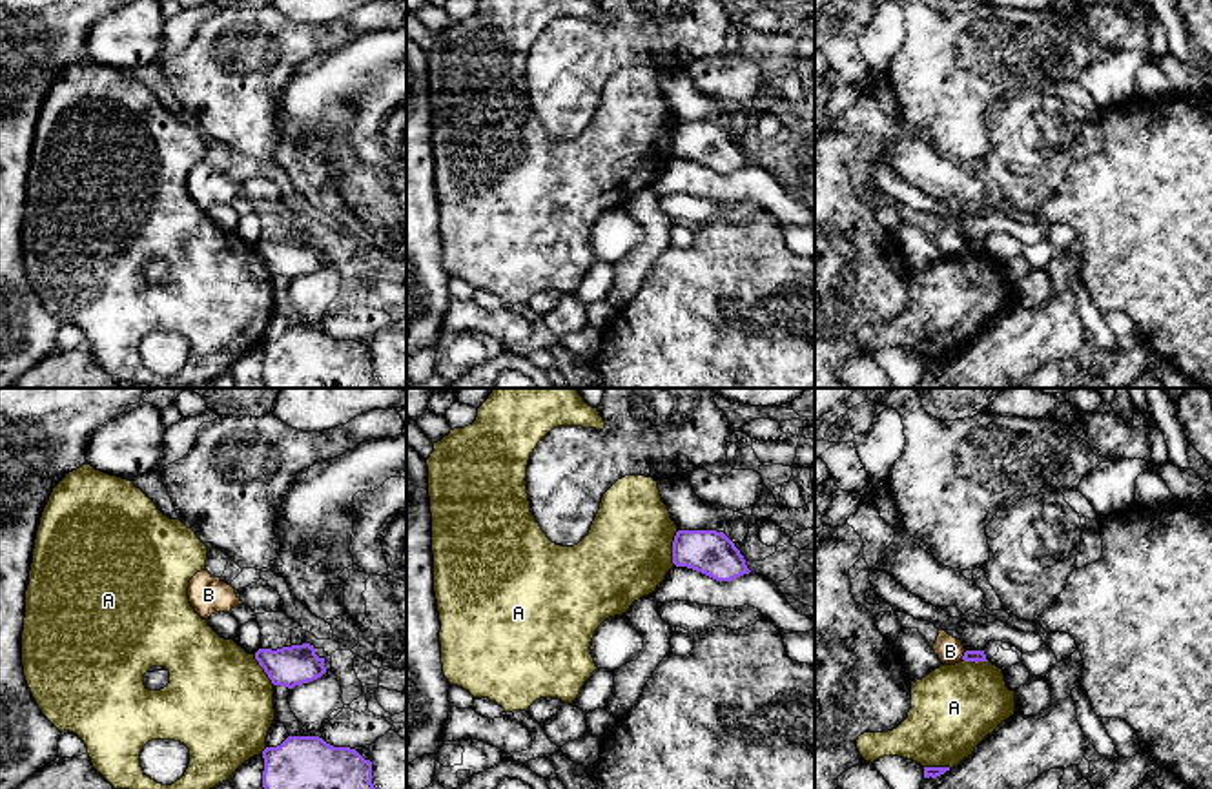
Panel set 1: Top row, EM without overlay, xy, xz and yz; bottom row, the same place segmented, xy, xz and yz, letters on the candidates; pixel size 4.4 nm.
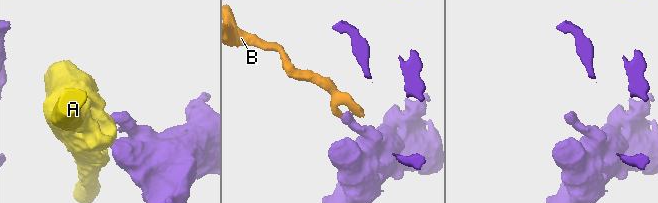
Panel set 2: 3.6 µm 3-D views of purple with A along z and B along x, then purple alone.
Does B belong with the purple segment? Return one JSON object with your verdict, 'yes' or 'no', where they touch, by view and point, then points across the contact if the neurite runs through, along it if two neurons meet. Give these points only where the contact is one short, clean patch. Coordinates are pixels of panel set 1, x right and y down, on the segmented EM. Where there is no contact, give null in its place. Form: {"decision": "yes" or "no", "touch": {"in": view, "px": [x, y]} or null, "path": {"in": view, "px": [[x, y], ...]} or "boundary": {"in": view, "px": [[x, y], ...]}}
{"decision": "no", "touch": {"in": "yz", "px": [965, 655]}, "boundary": {"in": "yz", "px": [[966, 651], [961, 658]]}}

